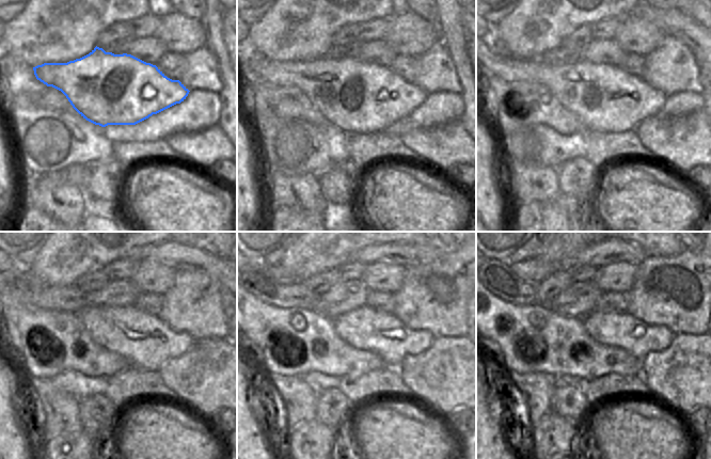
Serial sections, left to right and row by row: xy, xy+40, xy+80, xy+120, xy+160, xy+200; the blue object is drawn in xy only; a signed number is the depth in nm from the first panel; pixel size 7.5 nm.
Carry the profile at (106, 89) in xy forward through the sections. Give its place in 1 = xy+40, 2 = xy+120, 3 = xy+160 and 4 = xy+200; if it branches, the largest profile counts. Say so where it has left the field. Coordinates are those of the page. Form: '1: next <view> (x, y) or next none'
1: next xy+40 (358, 97)
2: next xy+120 (143, 339)
3: next xy+160 (364, 328)
4: next xy+200 (621, 330)

